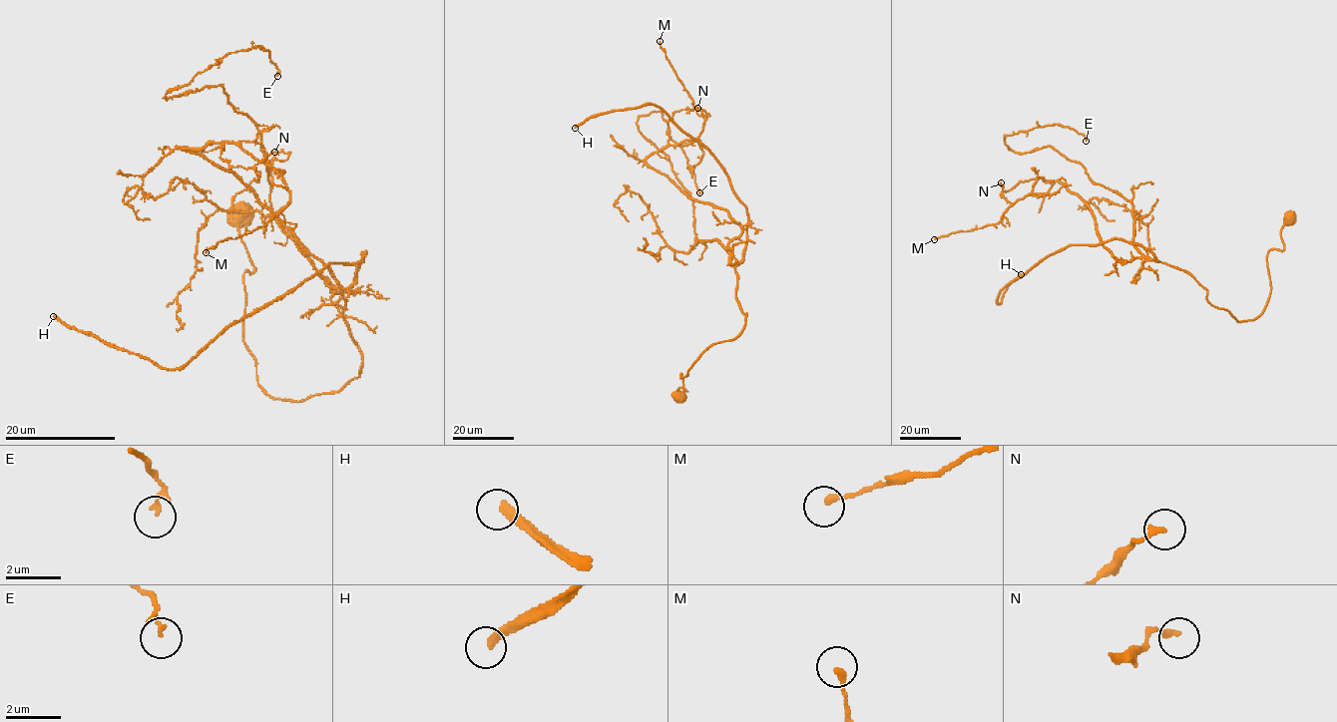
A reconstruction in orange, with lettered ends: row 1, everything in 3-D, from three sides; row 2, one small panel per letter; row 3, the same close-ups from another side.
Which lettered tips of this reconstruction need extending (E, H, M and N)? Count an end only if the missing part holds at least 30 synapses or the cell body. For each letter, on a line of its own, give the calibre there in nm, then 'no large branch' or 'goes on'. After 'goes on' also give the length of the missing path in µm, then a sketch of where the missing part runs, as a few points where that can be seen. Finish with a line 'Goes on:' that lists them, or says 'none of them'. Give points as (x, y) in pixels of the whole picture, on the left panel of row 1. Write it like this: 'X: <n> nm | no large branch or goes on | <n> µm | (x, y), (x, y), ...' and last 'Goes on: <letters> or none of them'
E: 90 nm | no large branch
H: 340 nm | goes on | 90 µm | (53, 316), (61, 244), (92, 170), (124, 162), (179, 115), (225, 122), (249, 98), (264, 93), (266, 115)
M: 220 nm | no large branch
N: 200 nm | no large branch
Goes on: H

